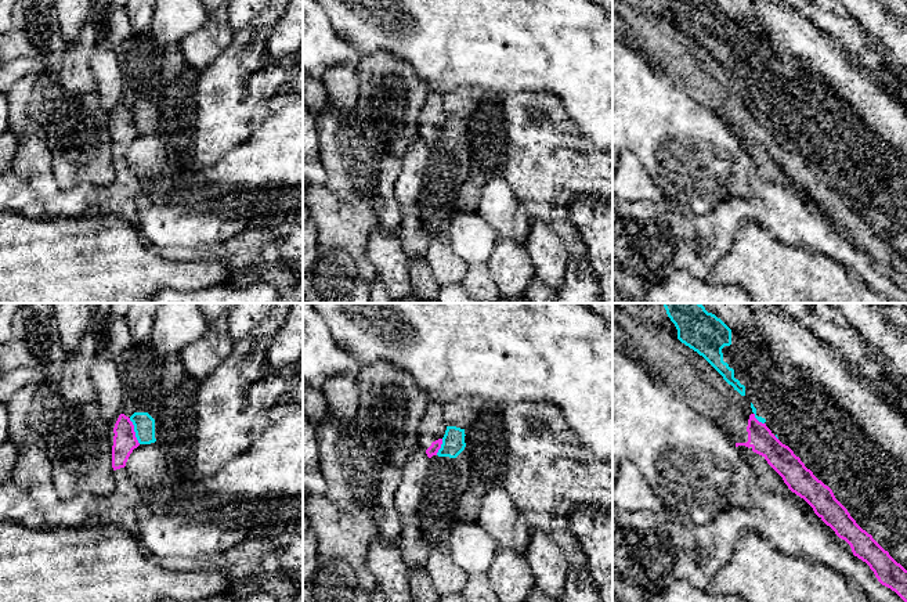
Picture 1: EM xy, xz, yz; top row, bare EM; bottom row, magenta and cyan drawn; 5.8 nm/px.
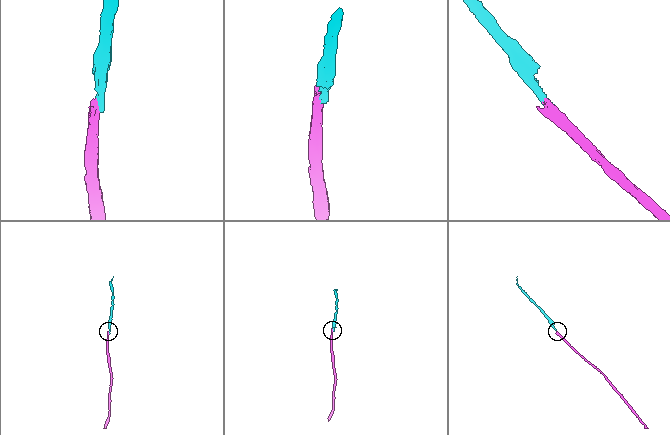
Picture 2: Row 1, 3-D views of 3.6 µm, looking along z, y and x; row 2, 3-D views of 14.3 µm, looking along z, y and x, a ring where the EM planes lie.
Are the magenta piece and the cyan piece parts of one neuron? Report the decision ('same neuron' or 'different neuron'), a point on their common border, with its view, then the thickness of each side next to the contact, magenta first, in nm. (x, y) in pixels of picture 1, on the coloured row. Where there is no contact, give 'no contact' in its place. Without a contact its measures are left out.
different neuron | xy (133, 431) | 140/130 nm

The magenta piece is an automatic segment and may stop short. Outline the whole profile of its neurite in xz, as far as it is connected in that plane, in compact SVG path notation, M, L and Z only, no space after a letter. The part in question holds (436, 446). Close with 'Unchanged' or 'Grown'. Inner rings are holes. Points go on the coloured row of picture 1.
M429 401L418 428L419 447L429 458L437 455L441 448L445 430L447 422L444 418L444 404L438 401Z. Grown

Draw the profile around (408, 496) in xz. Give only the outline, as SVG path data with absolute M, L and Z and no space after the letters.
M419 446L415 447L402 466L402 479L394 495L394 504L401 518L413 515L422 501L422 493L430 466L430 458Z

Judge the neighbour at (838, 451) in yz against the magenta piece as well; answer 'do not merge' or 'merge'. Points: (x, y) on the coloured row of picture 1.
do not merge

